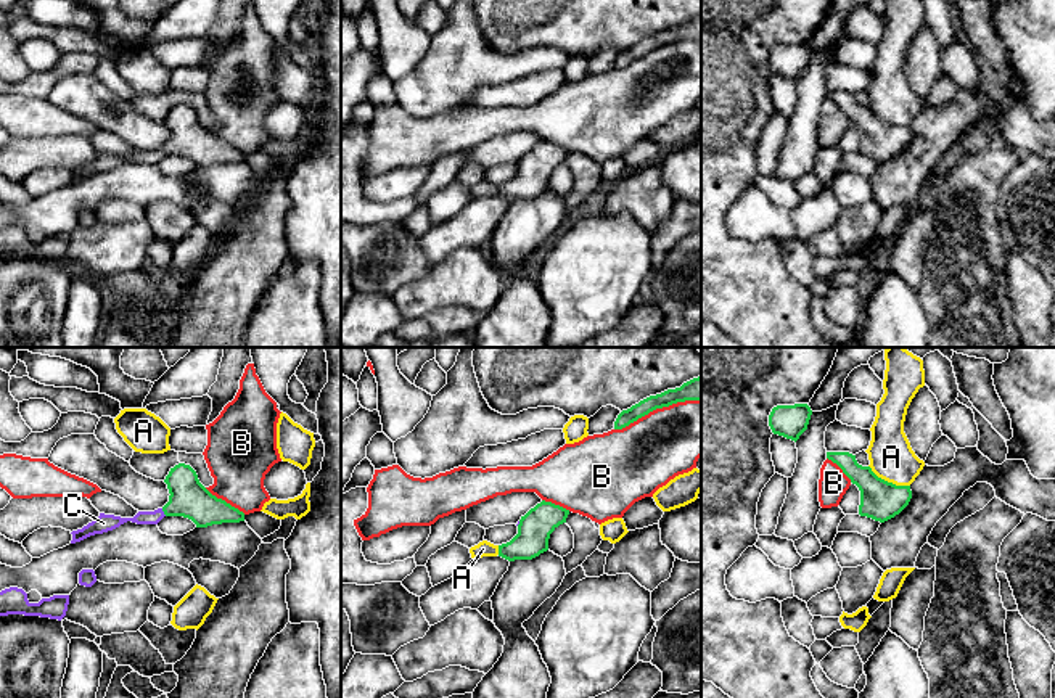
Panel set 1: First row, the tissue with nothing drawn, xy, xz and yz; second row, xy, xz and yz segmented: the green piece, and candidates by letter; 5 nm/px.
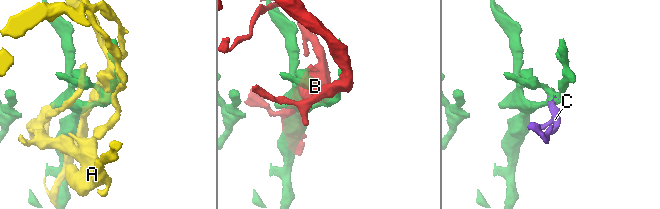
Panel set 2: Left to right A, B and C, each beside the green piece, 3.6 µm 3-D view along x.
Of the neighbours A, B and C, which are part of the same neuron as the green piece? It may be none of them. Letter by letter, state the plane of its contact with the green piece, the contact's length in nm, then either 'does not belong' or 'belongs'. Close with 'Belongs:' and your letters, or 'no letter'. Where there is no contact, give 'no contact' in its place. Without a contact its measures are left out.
A: meets green in yz; contact 240 nm long; does not belong
B: meets green in xz; contact 460 nm long; does not belong
C: meets green in xy; contact 50 nm long; belongs
Belongs: C

